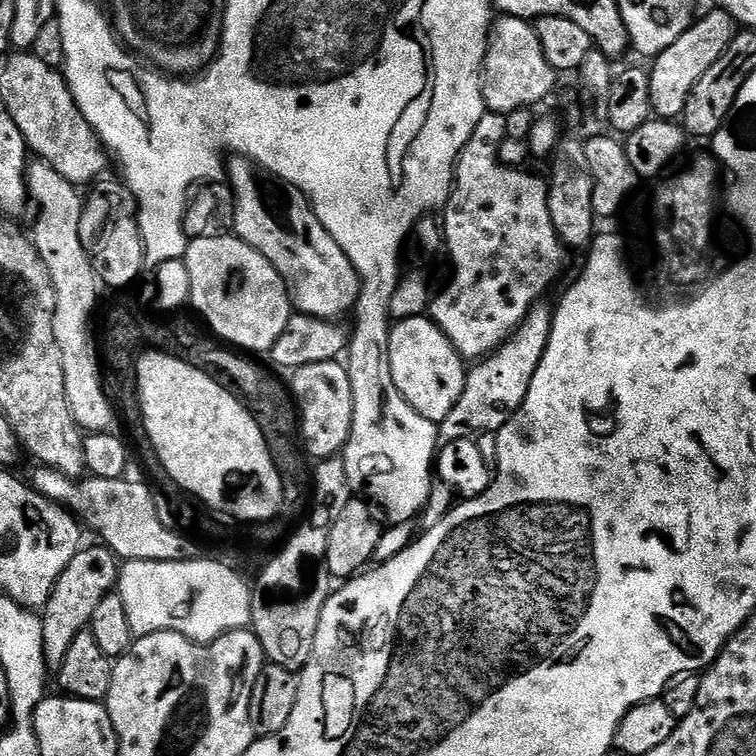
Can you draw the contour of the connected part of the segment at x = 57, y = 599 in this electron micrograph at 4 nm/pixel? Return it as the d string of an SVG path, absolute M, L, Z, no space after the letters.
M81 547L79 552L70 558L70 566L62 570L54 590L50 594L48 603L42 609L44 629L42 642L44 643L44 661L50 670L58 670L62 662L66 662L66 654L70 650L70 642L78 638L80 632L91 625L94 610L98 610L98 602L106 598L117 587L120 578L121 565L115 552L109 548Z

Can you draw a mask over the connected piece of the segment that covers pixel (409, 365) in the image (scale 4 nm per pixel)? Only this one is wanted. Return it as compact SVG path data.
M427 315L396 320L388 333L388 353L390 354L390 374L394 378L394 386L398 386L398 390L402 394L402 398L406 398L406 402L410 402L410 406L414 410L418 410L418 414L422 414L422 418L437 422L444 420L446 414L450 414L450 410L454 410L458 398L464 392L466 375L466 361L463 356L458 354L458 350L450 342L450 338L446 338L444 331Z

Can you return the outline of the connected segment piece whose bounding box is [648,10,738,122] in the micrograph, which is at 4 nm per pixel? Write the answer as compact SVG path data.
M719 10L711 11L706 13L704 17L701 15L699 19L688 27L686 34L682 34L682 38L678 38L678 42L666 46L666 50L662 50L662 54L658 54L651 61L648 73L650 78L650 102L652 103L653 113L661 120L676 122L683 117L686 110L686 98L690 98L690 90L694 90L698 78L702 78L702 74L706 74L706 70L710 70L710 66L714 66L714 62L718 62L718 58L722 58L726 46L730 46L730 42L736 37L738 25L732 19L731 14Z

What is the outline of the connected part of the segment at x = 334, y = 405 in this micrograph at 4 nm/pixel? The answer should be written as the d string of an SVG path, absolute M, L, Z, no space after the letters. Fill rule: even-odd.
M339 359L310 362L310 366L302 366L291 373L290 391L298 413L298 432L302 437L302 448L316 462L339 457L350 438L352 415L358 396L354 388L352 392L351 374L340 363Z

